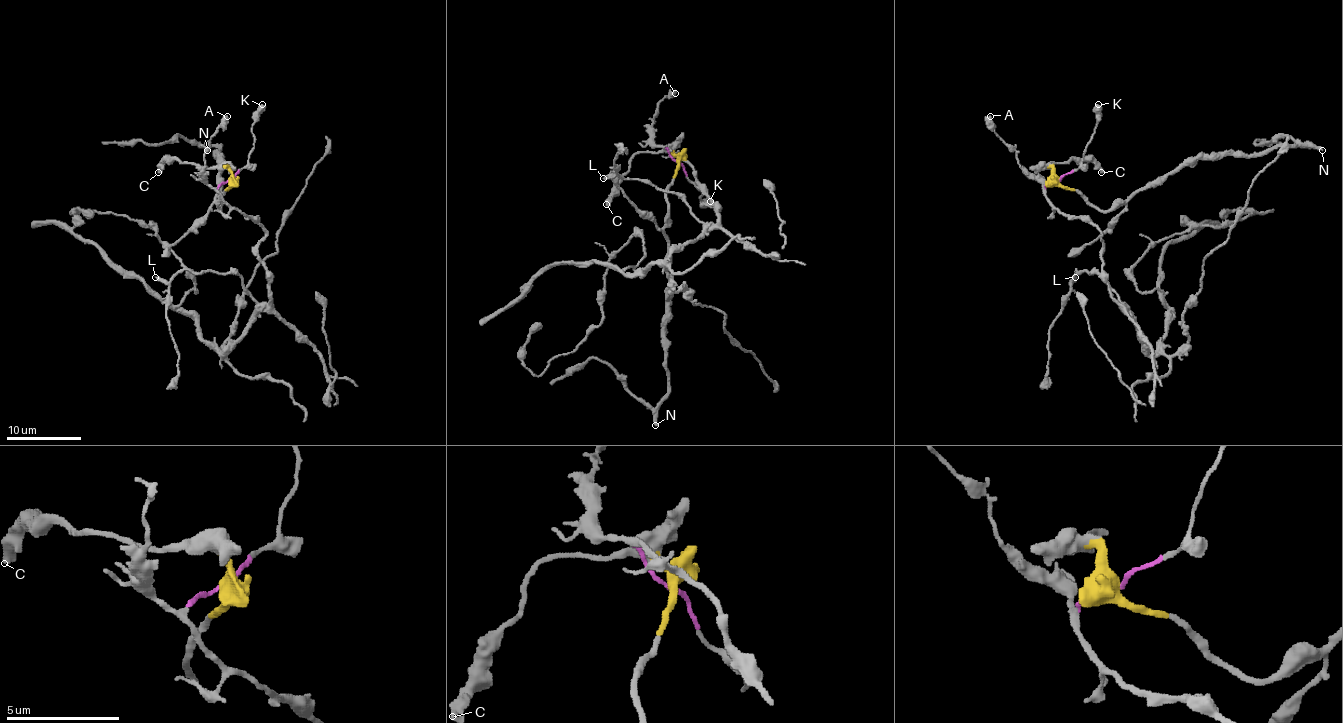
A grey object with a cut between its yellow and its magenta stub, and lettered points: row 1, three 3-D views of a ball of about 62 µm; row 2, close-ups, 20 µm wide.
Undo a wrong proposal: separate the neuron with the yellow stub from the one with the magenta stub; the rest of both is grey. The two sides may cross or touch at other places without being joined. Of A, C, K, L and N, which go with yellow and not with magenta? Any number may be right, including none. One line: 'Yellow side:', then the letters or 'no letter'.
Yellow side: C, N

